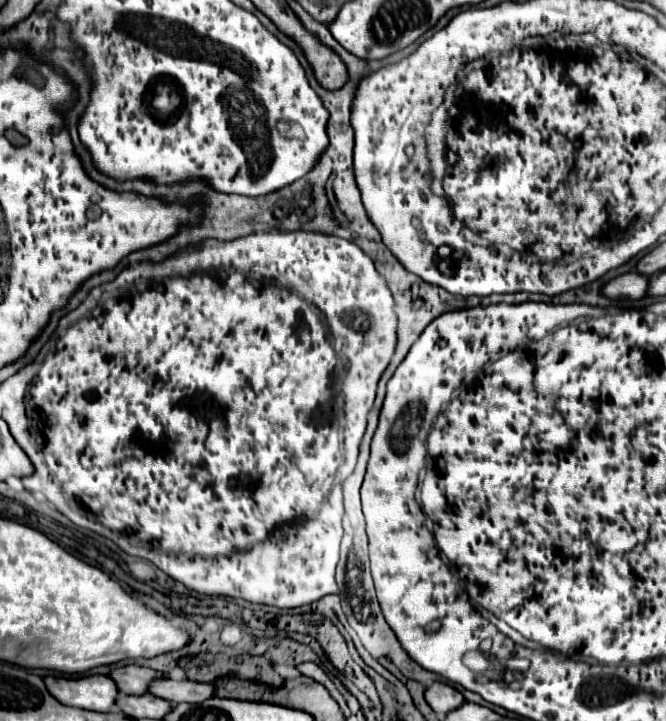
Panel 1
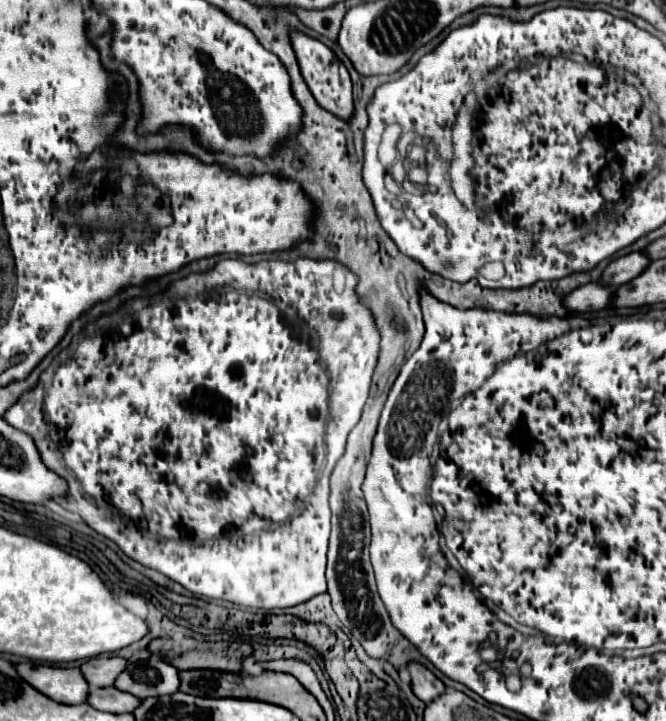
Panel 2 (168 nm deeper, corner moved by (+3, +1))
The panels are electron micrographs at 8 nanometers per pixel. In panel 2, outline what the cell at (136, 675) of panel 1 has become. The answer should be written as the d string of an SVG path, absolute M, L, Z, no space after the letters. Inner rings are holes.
M96 656L86 660L80 670L84 674L84 680L90 684L90 688L104 688L112 686L116 676L124 670L126 660L118 656Z

